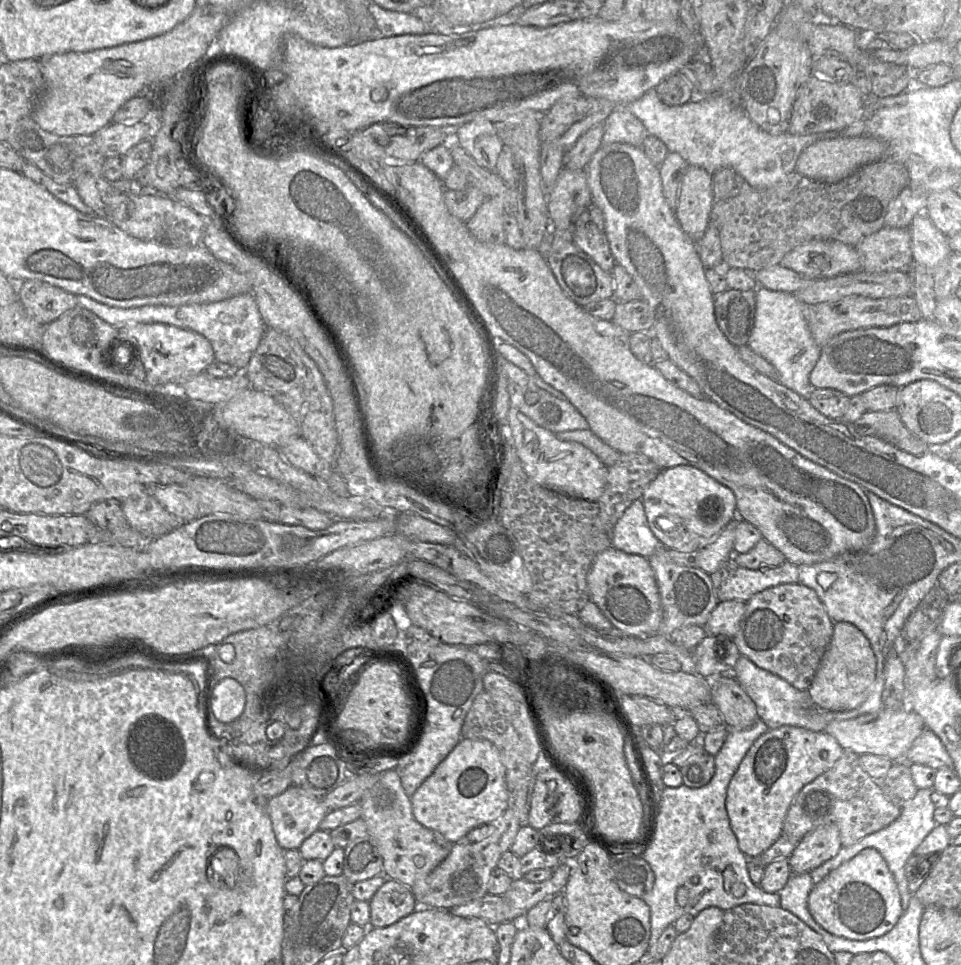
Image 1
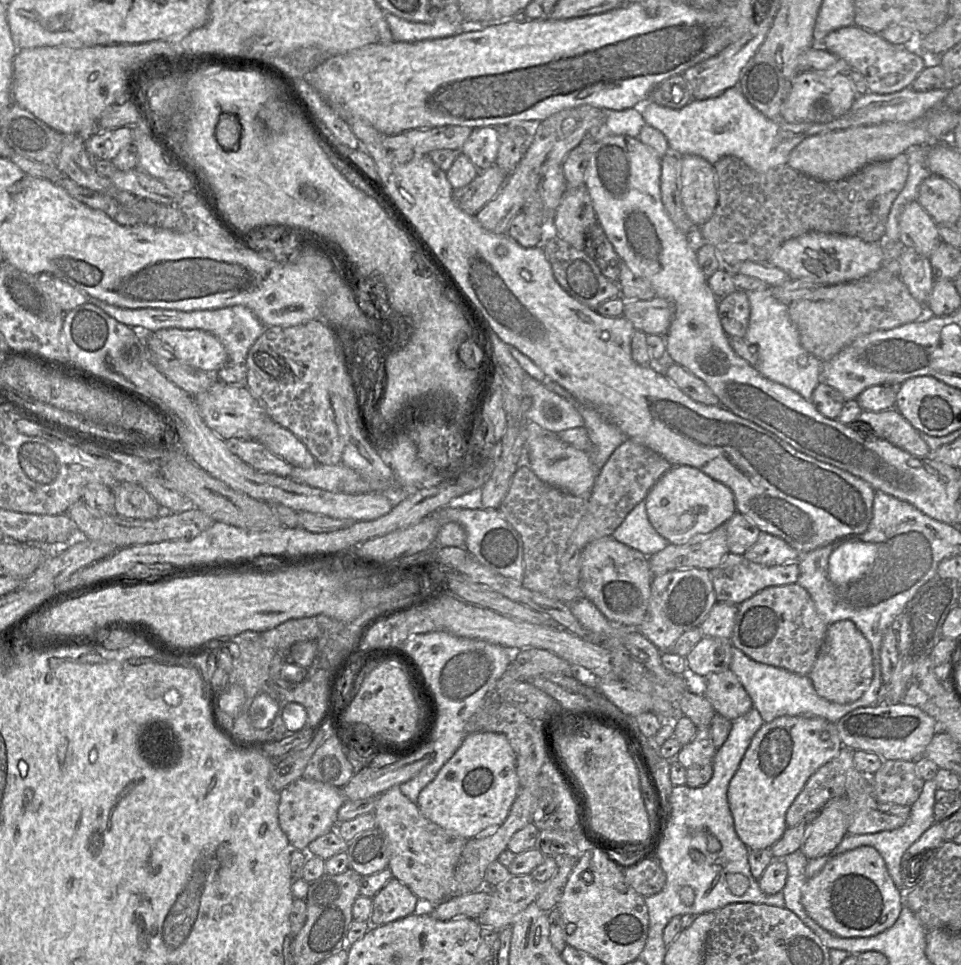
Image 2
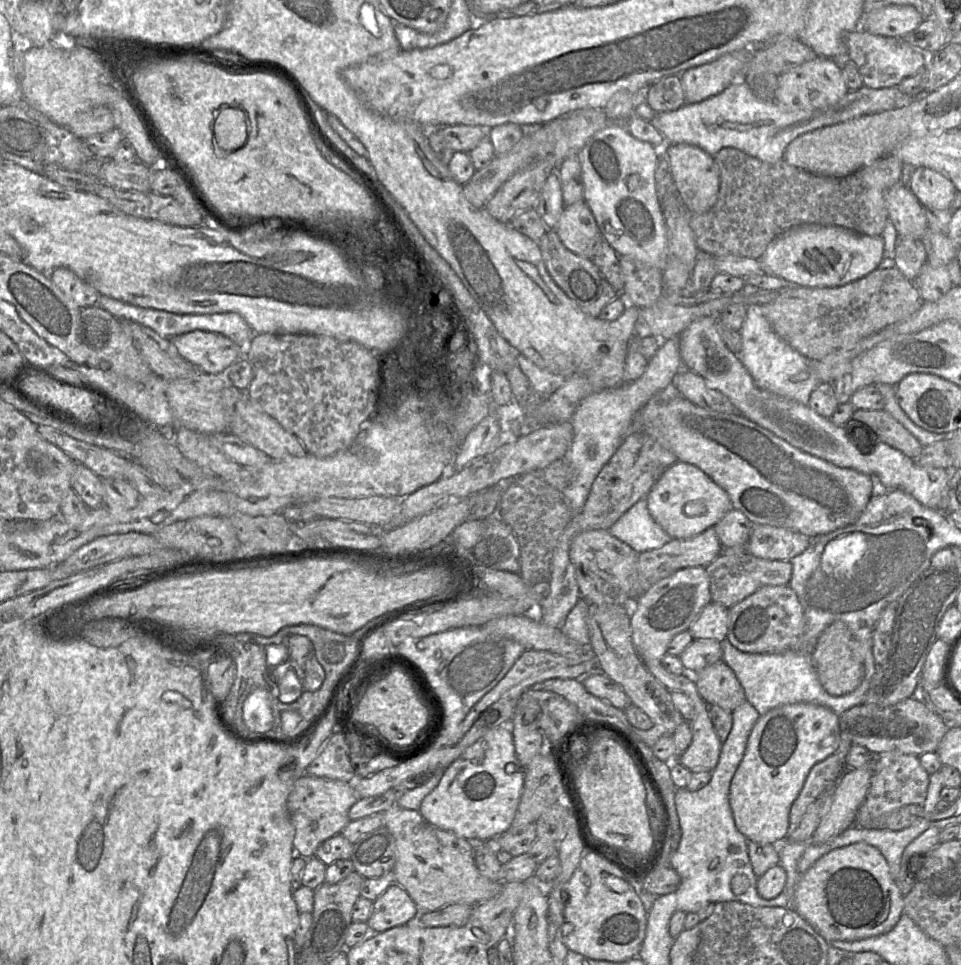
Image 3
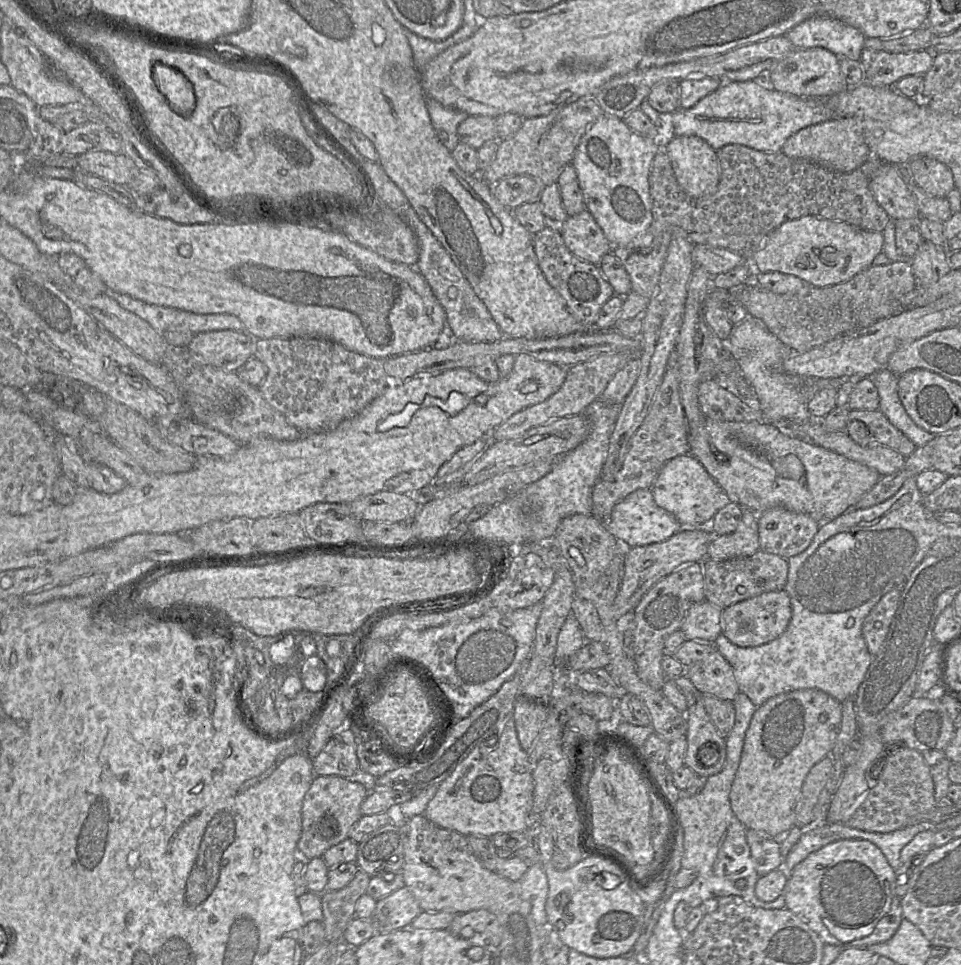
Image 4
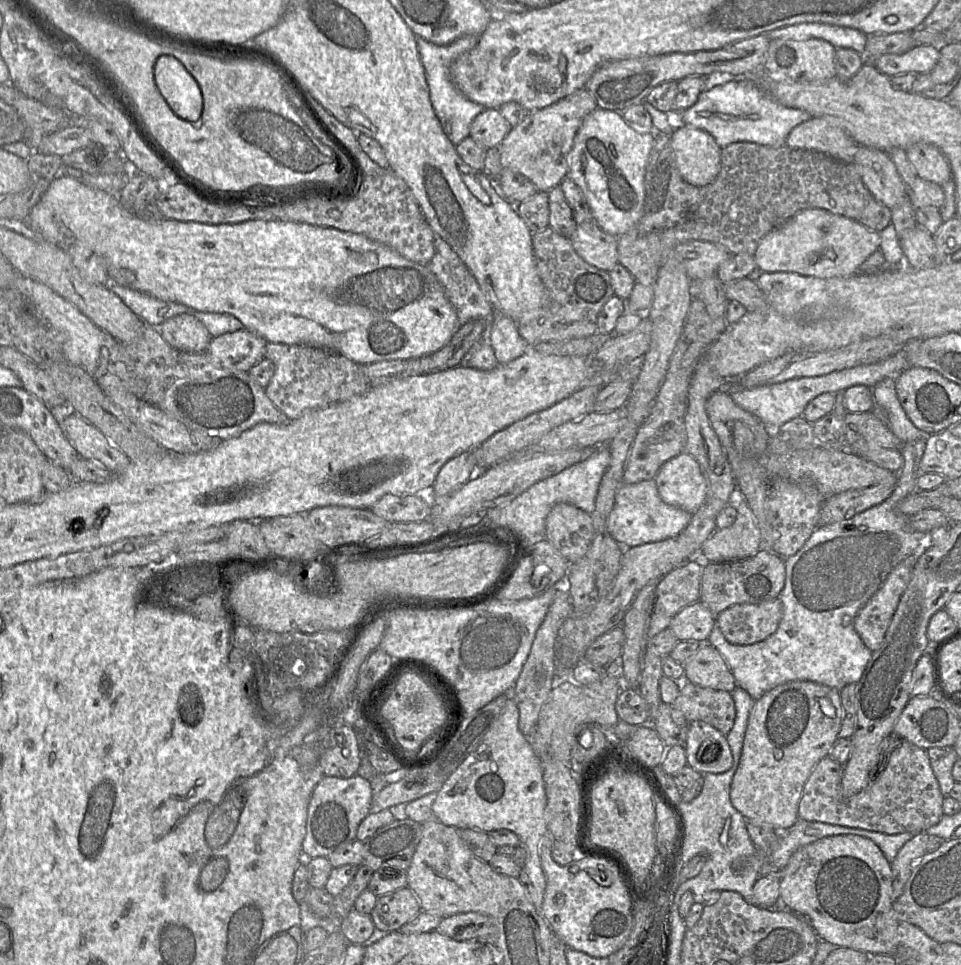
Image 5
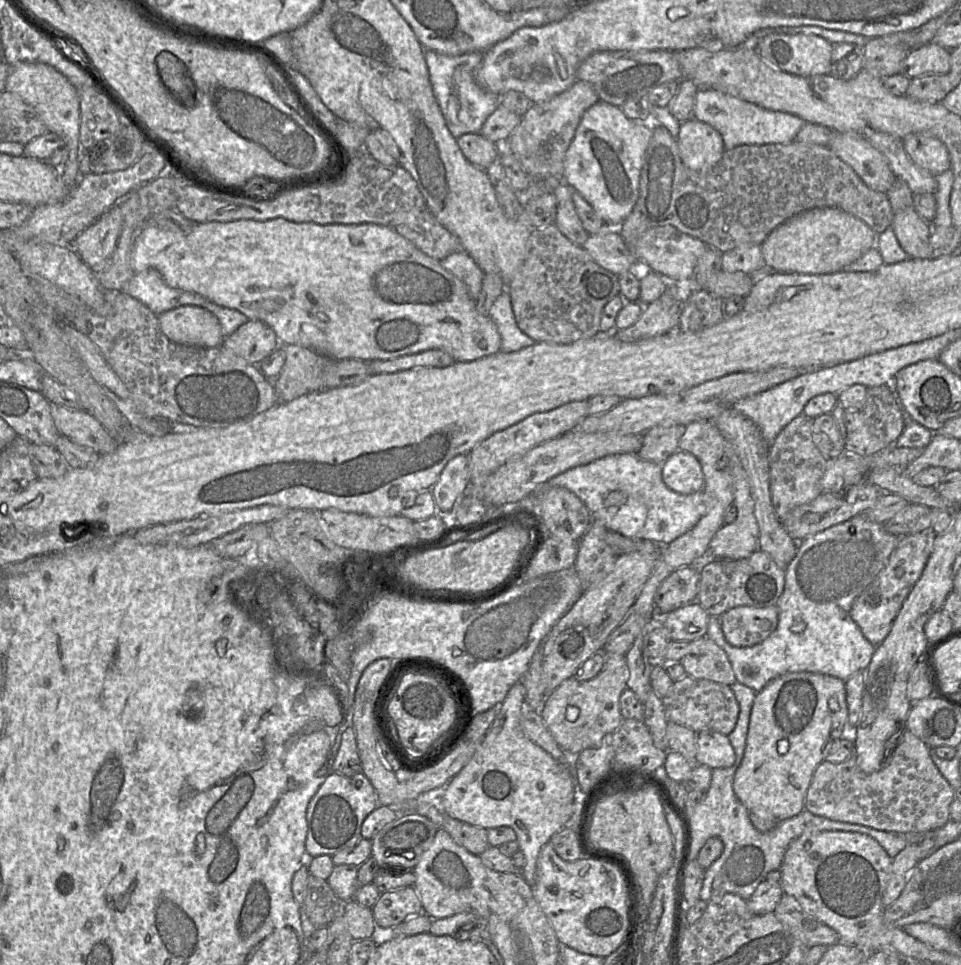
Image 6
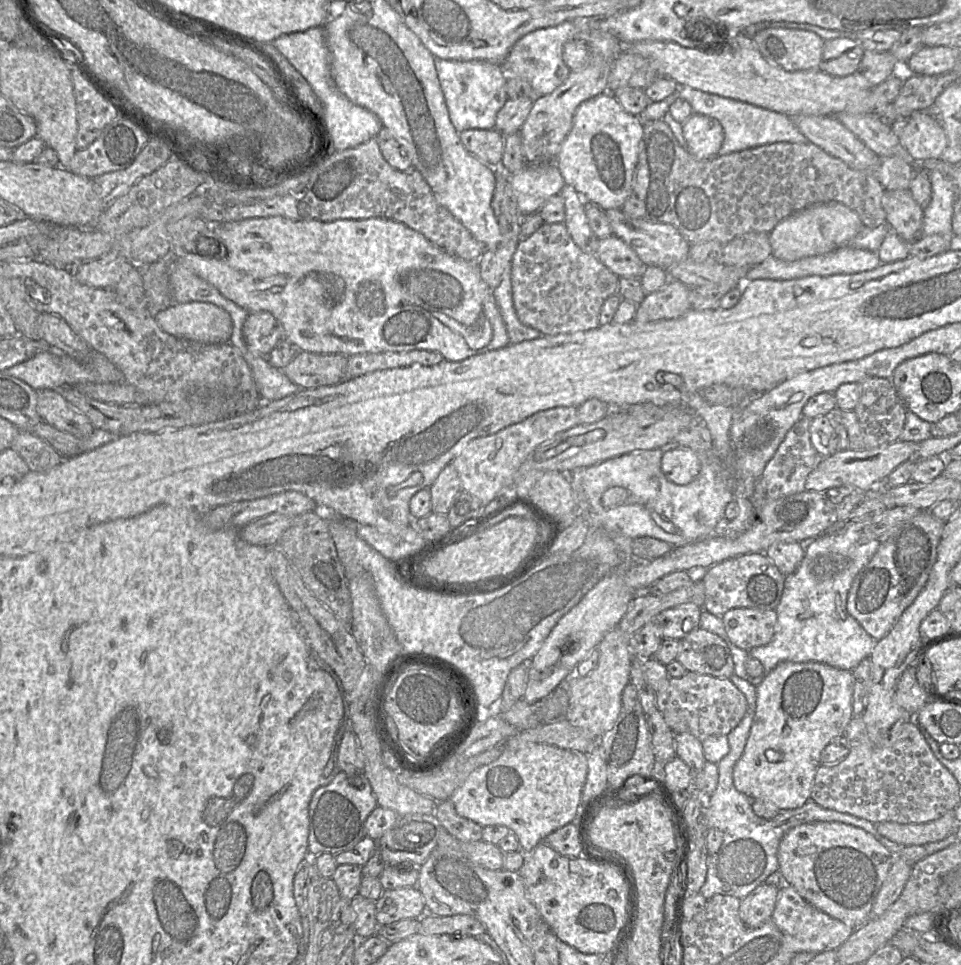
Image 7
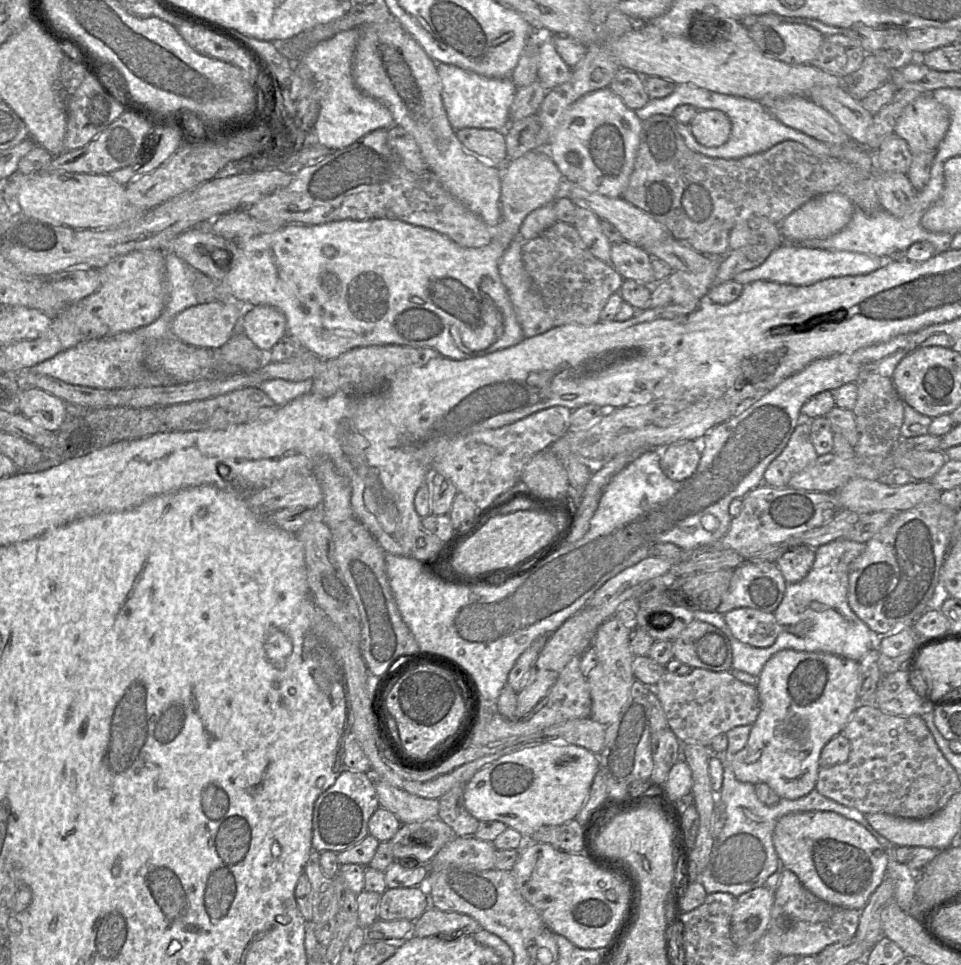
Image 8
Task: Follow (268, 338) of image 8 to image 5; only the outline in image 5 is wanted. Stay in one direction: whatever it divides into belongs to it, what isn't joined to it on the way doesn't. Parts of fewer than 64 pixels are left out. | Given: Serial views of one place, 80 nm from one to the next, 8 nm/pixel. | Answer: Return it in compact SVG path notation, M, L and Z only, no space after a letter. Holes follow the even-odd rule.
M242 328L212 337L206 352L224 368L248 371L264 358L266 344L265 339Z

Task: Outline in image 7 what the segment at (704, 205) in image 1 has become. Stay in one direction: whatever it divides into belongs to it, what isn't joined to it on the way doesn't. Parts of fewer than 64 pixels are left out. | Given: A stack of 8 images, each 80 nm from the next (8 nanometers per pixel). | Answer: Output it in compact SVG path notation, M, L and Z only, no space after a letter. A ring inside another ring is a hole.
M693 113L682 123L686 150L697 160L717 157L724 142L721 123L712 117Z

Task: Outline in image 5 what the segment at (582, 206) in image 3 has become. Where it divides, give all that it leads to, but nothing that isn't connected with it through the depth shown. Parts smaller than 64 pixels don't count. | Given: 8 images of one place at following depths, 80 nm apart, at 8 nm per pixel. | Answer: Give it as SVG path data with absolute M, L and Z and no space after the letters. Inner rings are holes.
M593 219L578 224L569 240L576 253L598 269L609 272L619 262L618 237L604 232Z

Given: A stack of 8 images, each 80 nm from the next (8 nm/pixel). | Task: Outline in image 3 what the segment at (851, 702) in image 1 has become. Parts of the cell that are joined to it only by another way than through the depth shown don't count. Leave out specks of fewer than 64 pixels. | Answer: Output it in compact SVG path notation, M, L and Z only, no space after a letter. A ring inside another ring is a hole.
M834 621L820 634L812 655L812 663L825 691L832 696L843 696L854 691L864 677L864 665L855 657L850 642L852 634L843 621Z

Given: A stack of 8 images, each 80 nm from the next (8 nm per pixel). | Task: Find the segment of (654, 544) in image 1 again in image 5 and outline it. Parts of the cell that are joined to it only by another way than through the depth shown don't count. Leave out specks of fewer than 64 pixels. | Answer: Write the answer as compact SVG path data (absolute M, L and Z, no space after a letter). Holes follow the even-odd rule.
M654 479L635 484L621 484L615 494L613 509L607 520L609 534L629 547L676 538L690 523L692 514L666 504L659 496Z

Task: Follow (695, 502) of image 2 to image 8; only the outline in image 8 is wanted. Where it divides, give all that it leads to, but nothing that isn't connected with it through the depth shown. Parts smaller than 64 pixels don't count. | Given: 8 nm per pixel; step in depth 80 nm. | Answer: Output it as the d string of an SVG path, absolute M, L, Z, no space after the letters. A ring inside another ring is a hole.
M692 440L676 442L661 449L660 467L673 481L682 481L694 474L701 459L701 453Z

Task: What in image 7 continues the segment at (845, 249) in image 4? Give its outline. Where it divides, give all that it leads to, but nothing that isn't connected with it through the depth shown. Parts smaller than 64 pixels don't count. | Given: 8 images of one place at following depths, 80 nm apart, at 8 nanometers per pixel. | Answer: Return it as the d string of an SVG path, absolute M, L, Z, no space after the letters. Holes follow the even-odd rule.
M831 201L814 204L782 220L769 233L772 256L793 262L805 257L827 254L849 246L863 227L859 215L842 203Z

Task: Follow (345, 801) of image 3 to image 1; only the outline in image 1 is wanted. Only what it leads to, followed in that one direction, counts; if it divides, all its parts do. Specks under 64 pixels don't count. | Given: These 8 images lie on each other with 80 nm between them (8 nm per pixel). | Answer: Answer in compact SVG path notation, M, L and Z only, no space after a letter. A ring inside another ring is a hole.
M293 785L269 799L266 810L276 840L283 850L298 850L331 811L323 798L315 798Z

